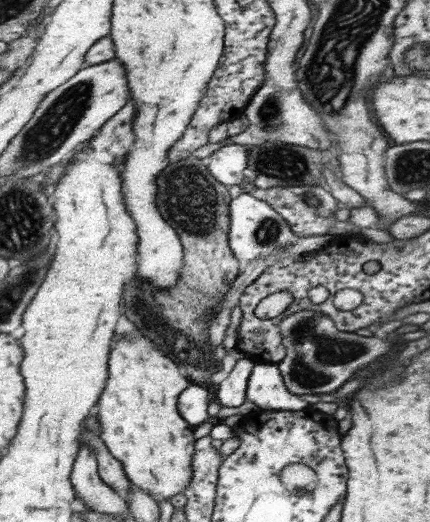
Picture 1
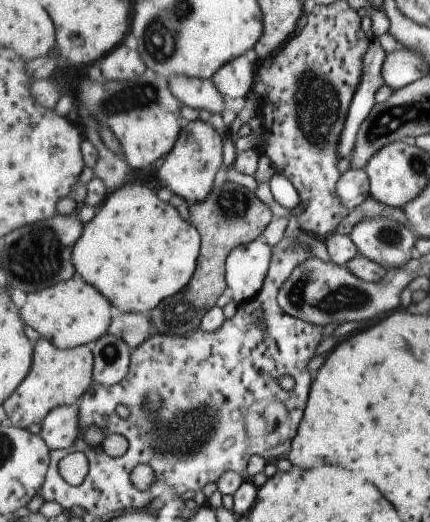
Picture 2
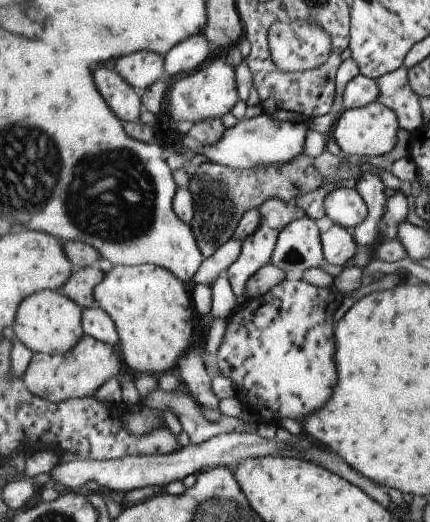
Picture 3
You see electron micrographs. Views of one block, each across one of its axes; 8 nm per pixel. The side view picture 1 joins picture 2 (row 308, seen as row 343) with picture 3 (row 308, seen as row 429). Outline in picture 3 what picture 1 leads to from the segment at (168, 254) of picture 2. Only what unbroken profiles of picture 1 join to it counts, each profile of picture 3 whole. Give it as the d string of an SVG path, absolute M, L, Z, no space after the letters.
M160 264L114 265L95 288L95 300L117 325L120 349L129 368L135 372L171 373L181 356L196 345L195 309L189 286Z

